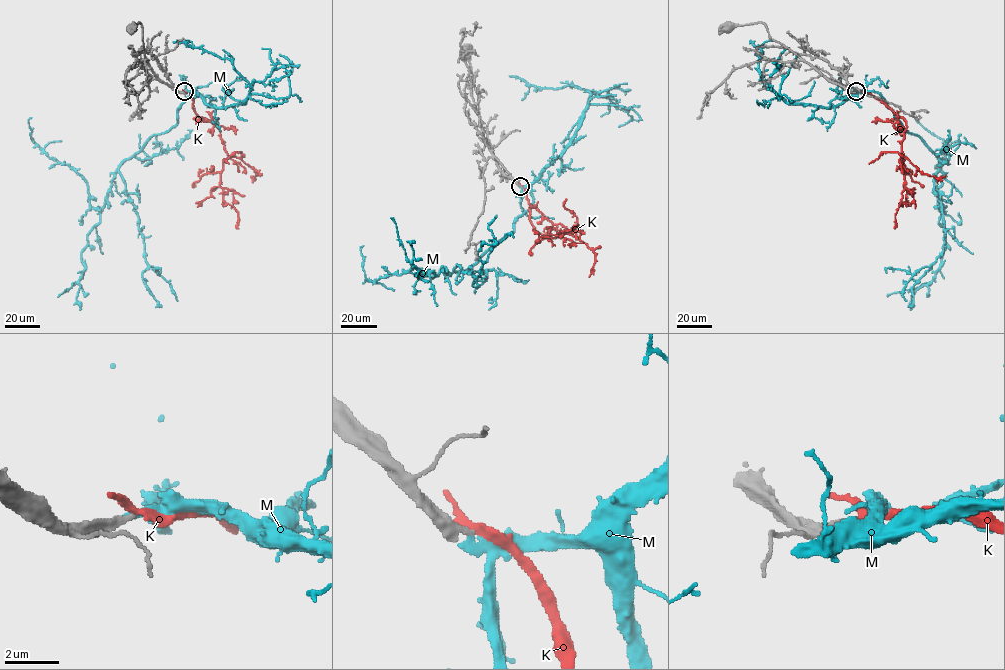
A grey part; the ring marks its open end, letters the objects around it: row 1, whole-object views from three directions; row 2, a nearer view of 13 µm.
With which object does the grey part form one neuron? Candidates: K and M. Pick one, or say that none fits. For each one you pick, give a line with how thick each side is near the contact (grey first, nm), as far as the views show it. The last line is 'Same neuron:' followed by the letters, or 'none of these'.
M: Thickness 400 nm (grey) against 360 nm
Same neuron: M

